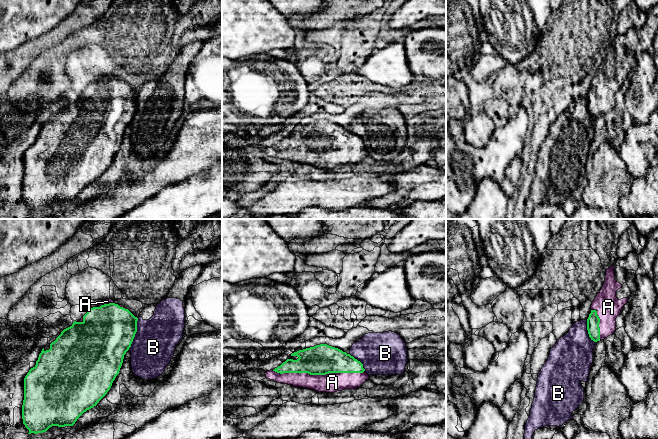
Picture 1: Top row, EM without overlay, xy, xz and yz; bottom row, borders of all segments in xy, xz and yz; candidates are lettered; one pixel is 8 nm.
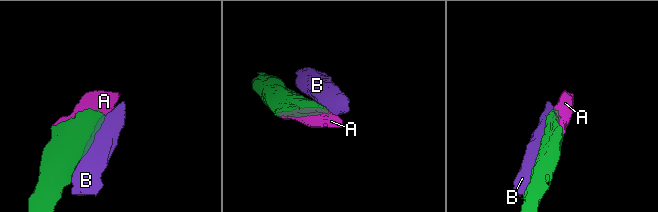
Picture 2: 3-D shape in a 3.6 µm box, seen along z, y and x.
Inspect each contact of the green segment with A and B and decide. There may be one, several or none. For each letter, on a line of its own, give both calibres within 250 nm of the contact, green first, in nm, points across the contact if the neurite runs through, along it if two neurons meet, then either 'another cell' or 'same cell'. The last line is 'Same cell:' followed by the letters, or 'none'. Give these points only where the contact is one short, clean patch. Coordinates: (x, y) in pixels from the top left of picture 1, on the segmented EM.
A: 240 nm thick on the green side, 160 nm on the other; same cell
B: 440 nm thick on the green side, 340 nm on the other; border along xy (138, 318), (136, 333), (128, 349); another cell
Same cell: A

